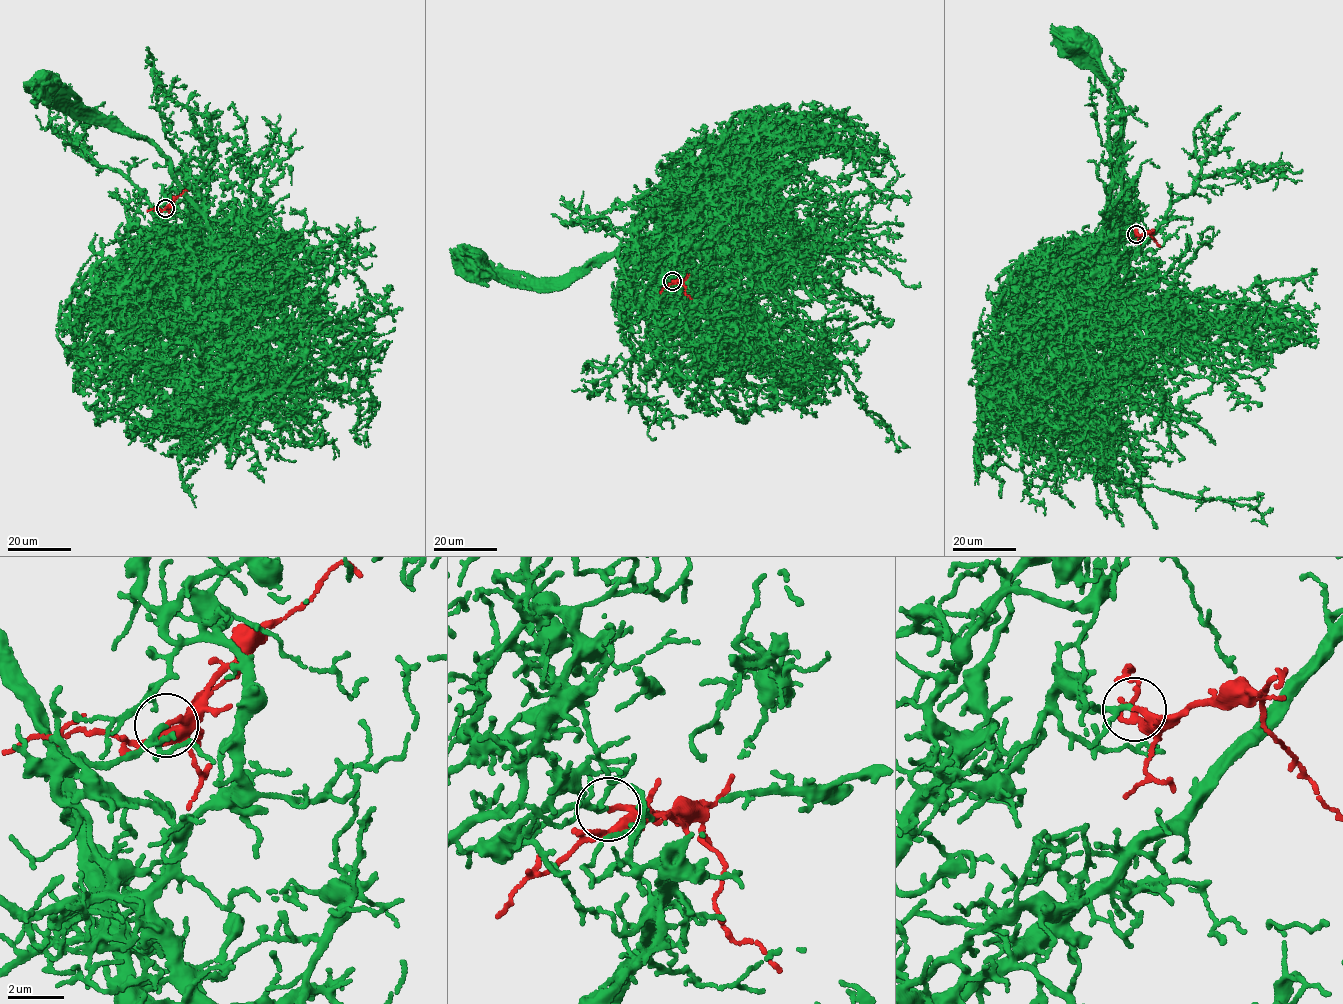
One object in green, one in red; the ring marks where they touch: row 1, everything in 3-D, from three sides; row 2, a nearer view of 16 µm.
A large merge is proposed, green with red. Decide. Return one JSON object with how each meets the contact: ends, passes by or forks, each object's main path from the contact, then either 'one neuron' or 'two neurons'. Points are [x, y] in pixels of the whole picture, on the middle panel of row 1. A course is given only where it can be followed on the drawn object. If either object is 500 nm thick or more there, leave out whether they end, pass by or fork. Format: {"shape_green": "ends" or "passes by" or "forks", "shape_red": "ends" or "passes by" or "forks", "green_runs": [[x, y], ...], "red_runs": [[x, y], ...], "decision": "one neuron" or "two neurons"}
{"shape_green": "passes by", "shape_red": "ends", "green_runs": [[672, 280], [662, 283], [666, 278], [665, 249], [676, 233], [637, 239], [559, 280], [495, 275], [476, 261]], "red_runs": [[672, 280], [684, 284], [691, 299]], "decision": "one neuron"}

